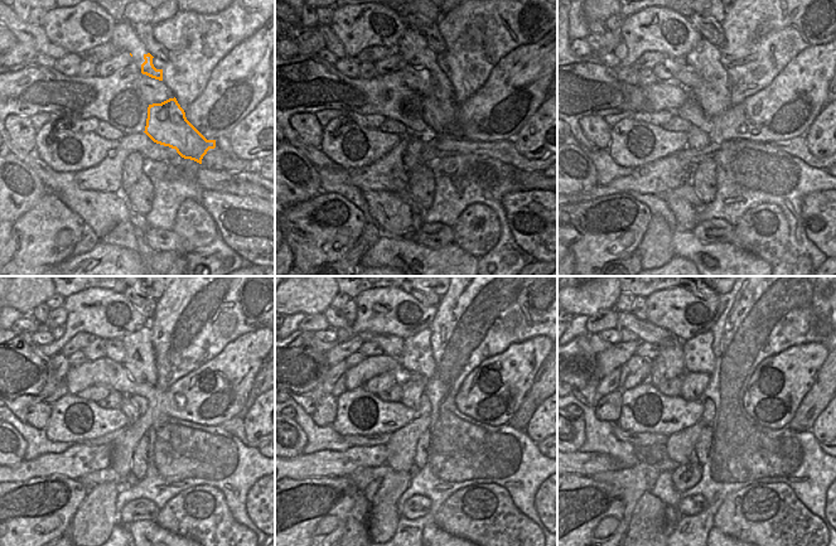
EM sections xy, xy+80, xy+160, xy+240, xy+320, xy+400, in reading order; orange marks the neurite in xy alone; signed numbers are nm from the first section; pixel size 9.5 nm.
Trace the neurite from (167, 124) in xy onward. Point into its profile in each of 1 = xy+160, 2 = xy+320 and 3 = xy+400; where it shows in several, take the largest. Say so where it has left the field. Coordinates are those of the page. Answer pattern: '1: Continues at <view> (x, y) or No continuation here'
1: Continues at xy+160 (713, 93)
2: Continues at xy+320 (418, 358)
3: Continues at xy+400 (699, 357).

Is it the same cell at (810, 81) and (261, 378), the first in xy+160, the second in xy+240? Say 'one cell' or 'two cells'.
two cells

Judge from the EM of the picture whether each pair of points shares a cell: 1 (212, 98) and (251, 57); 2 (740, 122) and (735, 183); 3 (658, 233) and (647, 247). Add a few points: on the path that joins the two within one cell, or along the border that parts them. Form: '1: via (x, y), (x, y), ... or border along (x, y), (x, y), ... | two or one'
1: via (214, 87), (240, 68) | one
2: border along (768, 143), (758, 140), (725, 140), (721, 144) | two
3: via (657, 237), (651, 243) | one

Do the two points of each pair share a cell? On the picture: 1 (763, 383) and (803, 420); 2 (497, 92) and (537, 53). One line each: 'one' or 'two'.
1: two
2: one

